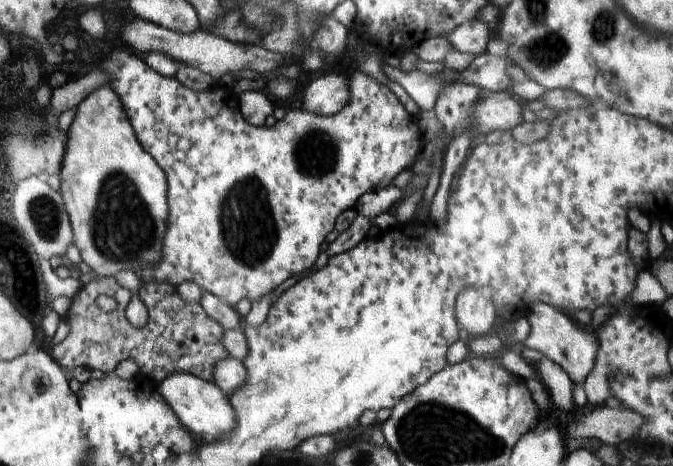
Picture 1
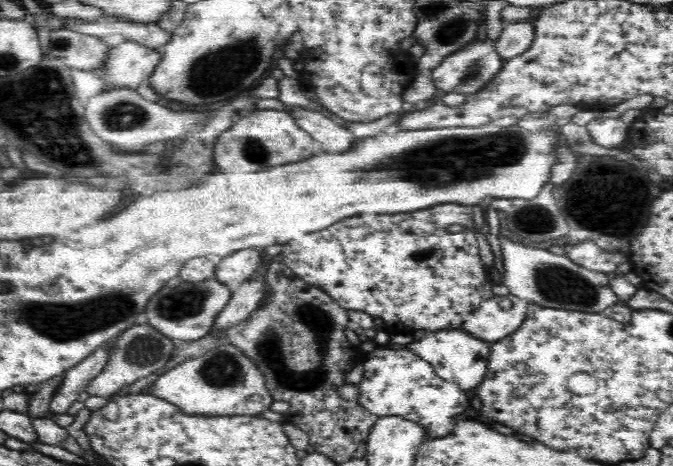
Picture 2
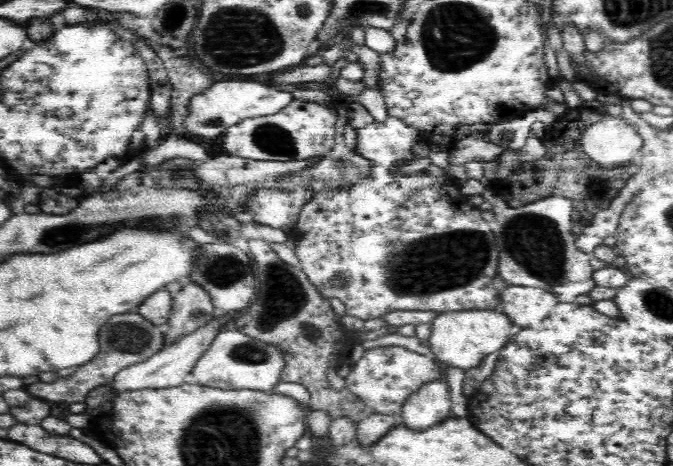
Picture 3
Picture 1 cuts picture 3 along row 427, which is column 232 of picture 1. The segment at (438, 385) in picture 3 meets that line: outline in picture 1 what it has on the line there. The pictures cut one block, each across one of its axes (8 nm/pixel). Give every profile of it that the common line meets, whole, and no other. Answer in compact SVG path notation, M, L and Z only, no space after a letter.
M178 372L162 380L158 392L164 396L166 404L174 410L178 420L194 437L200 439L216 439L226 436L236 426L236 412L230 406L228 397L218 388L218 385L202 380L186 372Z

